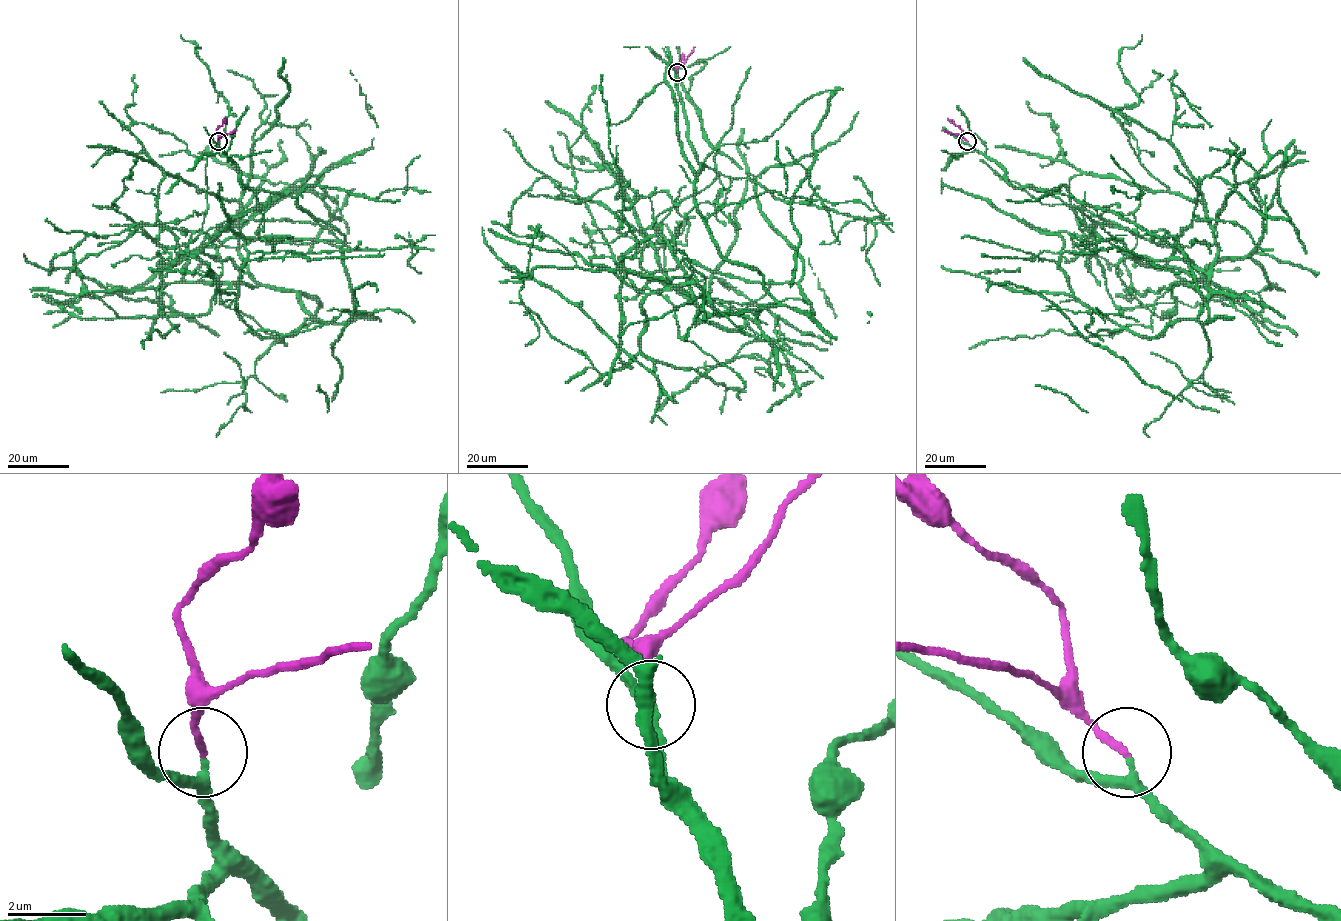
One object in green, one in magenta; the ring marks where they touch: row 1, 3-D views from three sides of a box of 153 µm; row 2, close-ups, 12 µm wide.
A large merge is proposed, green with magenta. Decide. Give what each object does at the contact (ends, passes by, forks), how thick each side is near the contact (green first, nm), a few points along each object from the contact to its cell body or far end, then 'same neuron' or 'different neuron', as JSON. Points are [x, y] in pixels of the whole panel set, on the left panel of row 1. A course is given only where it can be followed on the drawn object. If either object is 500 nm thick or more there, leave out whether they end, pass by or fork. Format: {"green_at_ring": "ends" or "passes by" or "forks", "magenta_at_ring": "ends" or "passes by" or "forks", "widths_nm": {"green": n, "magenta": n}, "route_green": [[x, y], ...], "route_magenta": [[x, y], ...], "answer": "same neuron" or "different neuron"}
{"green_at_ring": "passes by", "magenta_at_ring": "ends", "widths_nm": {"green": 220, "magenta": 180}, "route_green": [[218, 141], [272, 244], [239, 315], [348, 322], [337, 246], [161, 246], [112, 204], [136, 159]], "route_magenta": [[218, 141], [221, 135], [236, 130]], "answer": "same neuron"}

